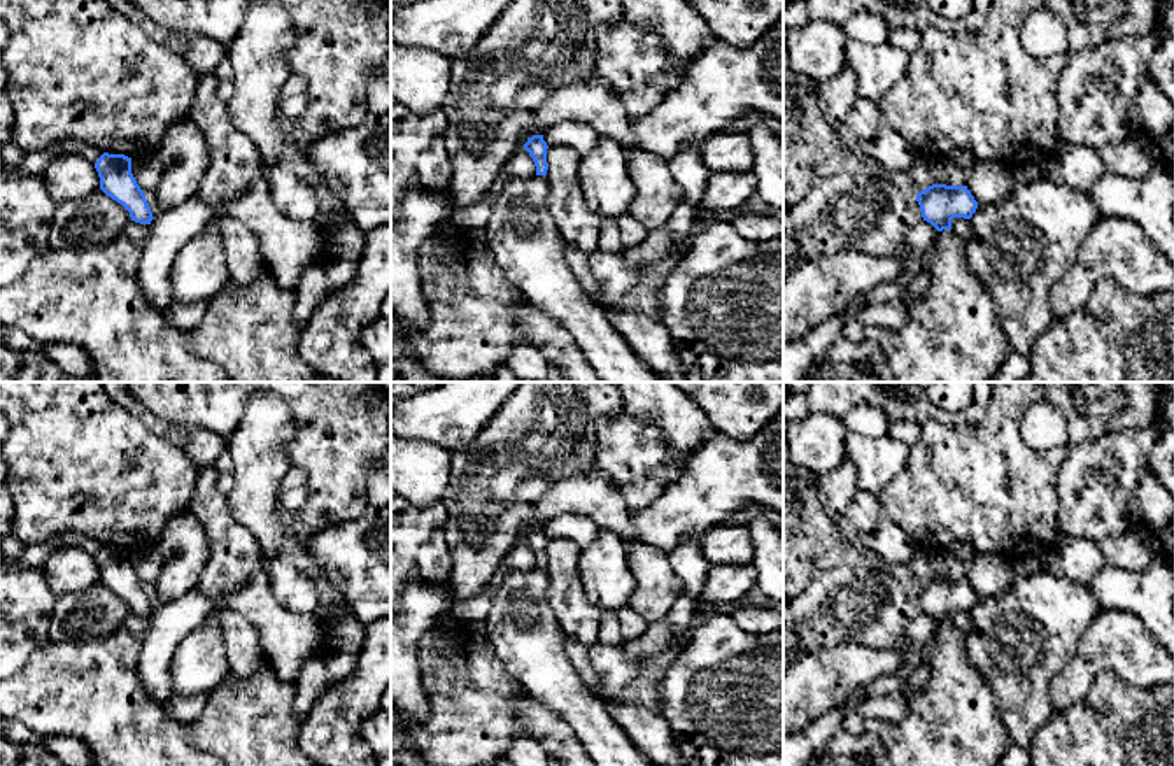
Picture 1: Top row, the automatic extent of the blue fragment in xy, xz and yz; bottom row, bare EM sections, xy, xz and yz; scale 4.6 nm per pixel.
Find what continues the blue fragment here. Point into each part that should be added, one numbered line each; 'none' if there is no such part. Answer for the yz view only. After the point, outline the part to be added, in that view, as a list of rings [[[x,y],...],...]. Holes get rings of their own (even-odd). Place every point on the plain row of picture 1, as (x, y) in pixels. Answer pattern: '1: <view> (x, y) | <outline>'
none

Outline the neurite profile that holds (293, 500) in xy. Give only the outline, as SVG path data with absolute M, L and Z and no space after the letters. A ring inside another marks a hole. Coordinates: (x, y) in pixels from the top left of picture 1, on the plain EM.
M298 486L293 489L286 489L279 493L279 503L289 510L289 512L298 512L308 500L308 487L307 486Z

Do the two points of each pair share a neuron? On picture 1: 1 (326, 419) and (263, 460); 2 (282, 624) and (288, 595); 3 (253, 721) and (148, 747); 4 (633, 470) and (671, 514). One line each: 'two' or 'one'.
1: two
2: two
3: two
4: two

